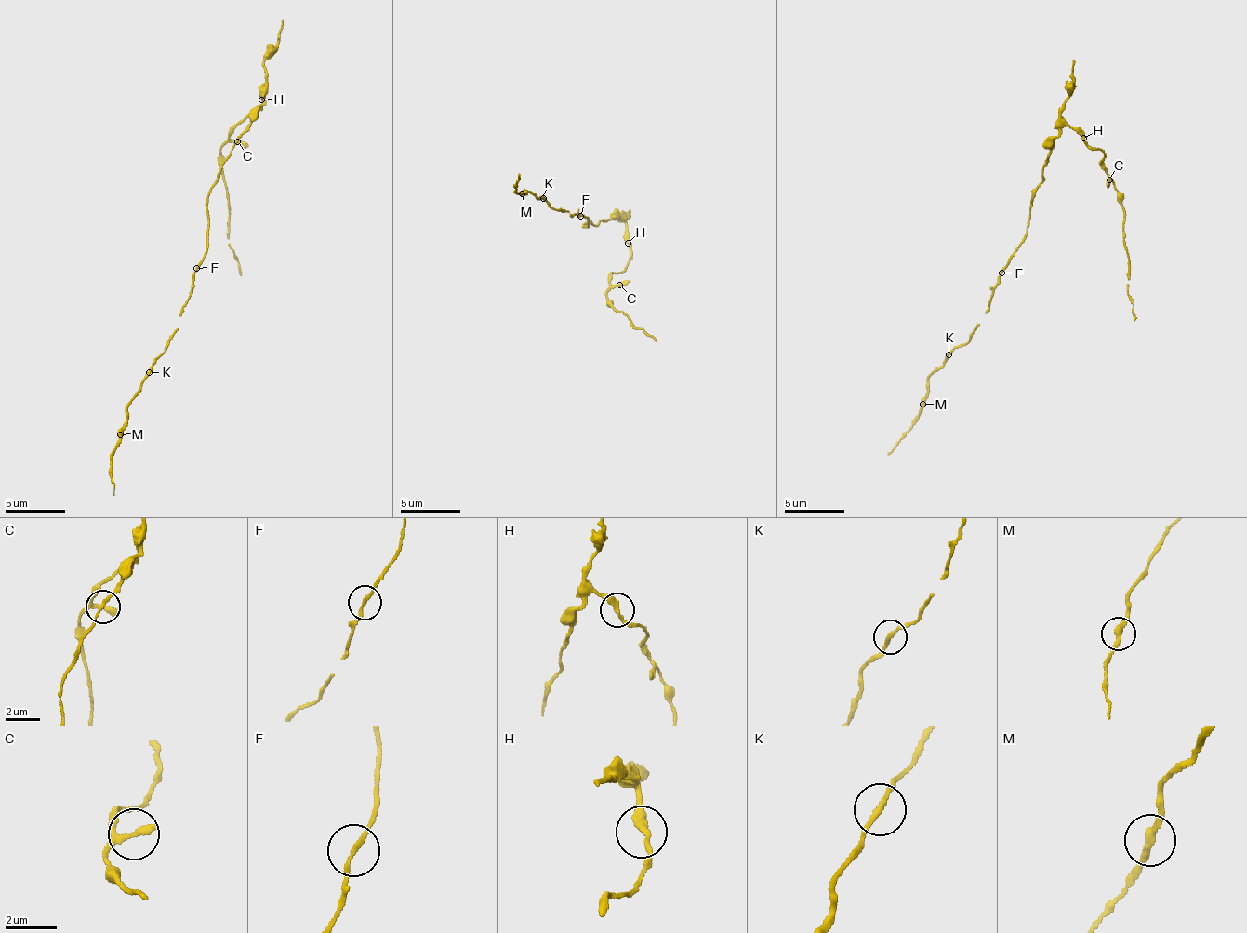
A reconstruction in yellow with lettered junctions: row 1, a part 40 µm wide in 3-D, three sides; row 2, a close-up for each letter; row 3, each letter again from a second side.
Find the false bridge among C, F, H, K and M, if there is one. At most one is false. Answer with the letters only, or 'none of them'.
none of them

